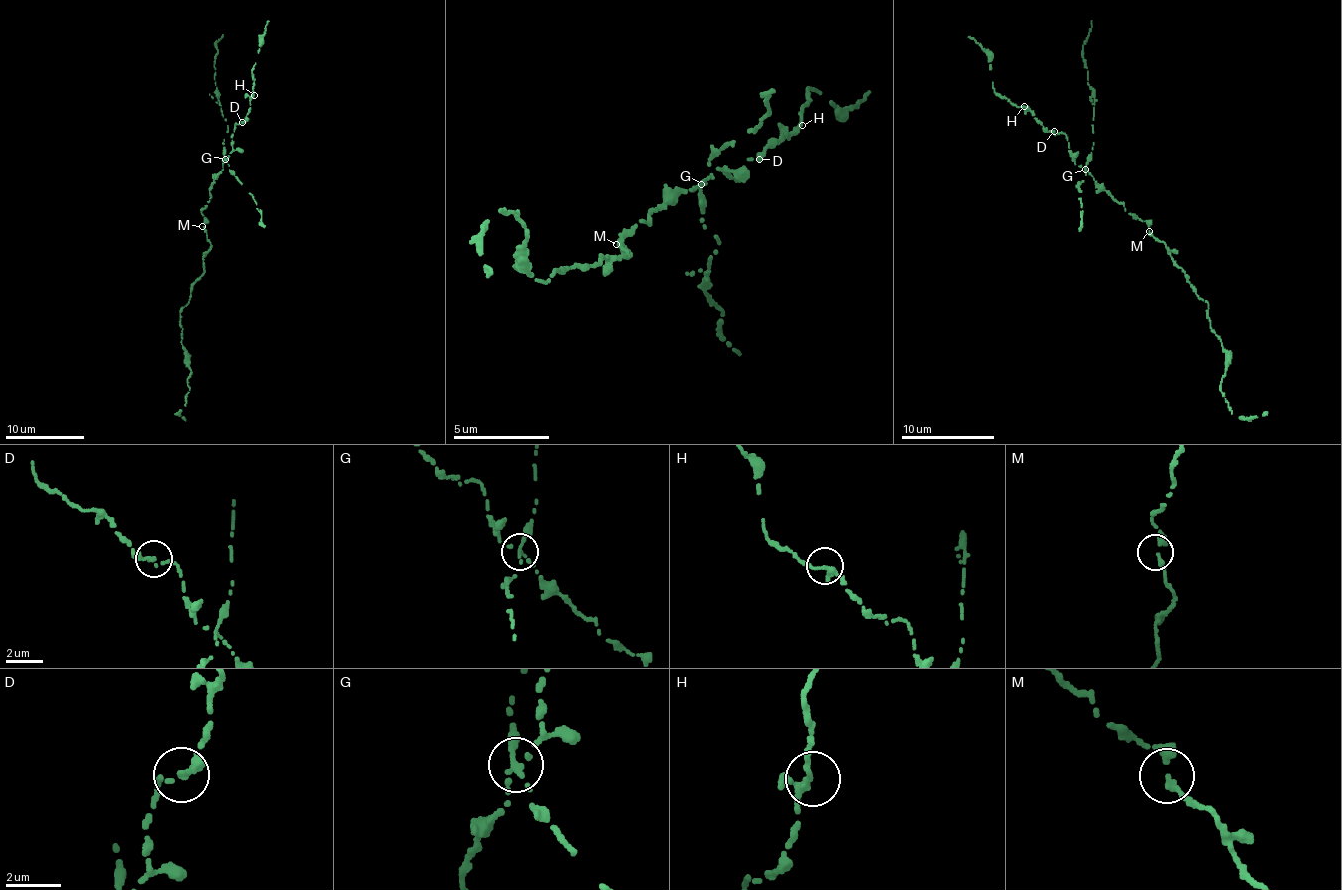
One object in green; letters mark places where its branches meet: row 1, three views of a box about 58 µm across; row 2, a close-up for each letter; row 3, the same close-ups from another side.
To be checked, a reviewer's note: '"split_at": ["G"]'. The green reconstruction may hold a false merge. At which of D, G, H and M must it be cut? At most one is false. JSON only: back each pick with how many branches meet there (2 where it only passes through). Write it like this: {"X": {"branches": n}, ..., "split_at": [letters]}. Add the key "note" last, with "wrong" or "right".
{"G": {"branches": 3}, "split_at": ["G"], "note": "right"}

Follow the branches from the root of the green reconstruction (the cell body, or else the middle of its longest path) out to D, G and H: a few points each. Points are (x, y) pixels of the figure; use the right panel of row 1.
D: (1142, 221), (1124, 211), (1124, 206), (1102, 189), (1087, 169), (1074, 164), (1066, 135), (1054, 135), (1054, 131)
G: (1142, 221), (1124, 211), (1124, 206), (1084, 169)
H: (1142, 221), (1124, 211), (1087, 169), (1074, 164), (1066, 135), (1054, 135), (1024, 106)

